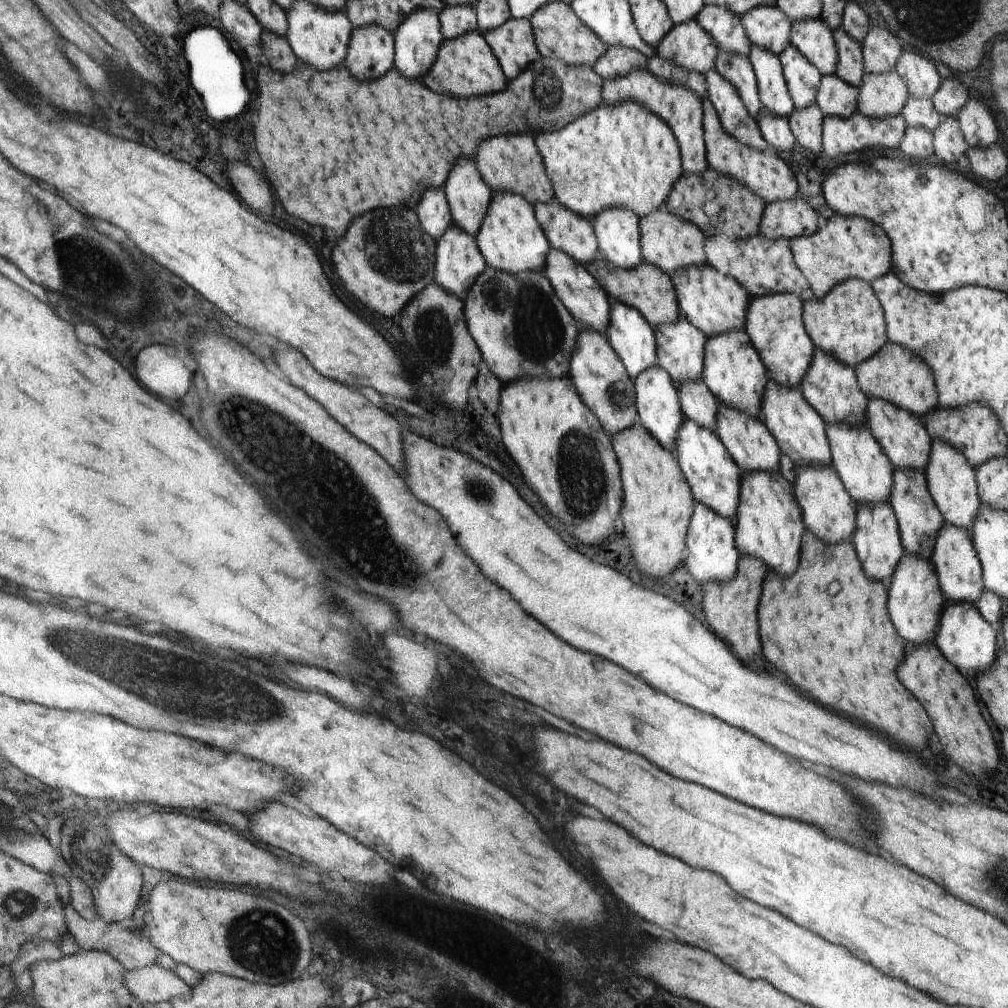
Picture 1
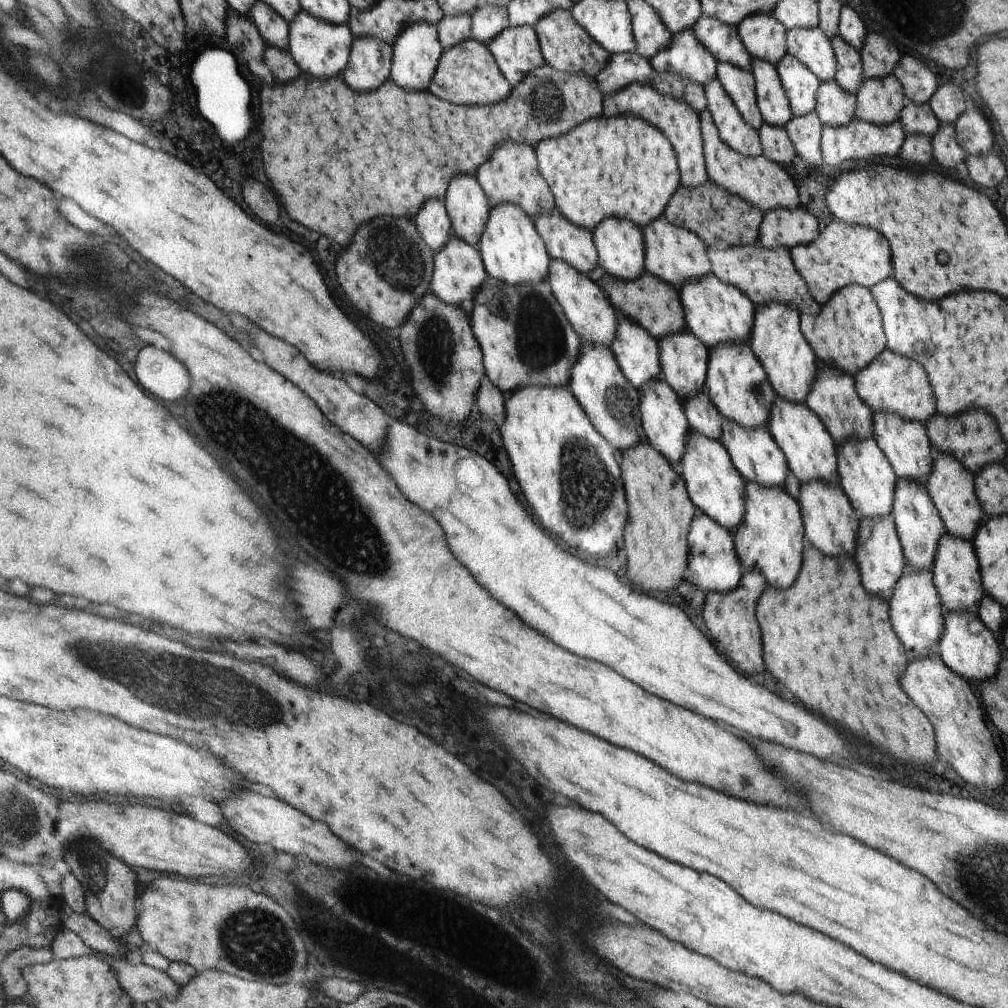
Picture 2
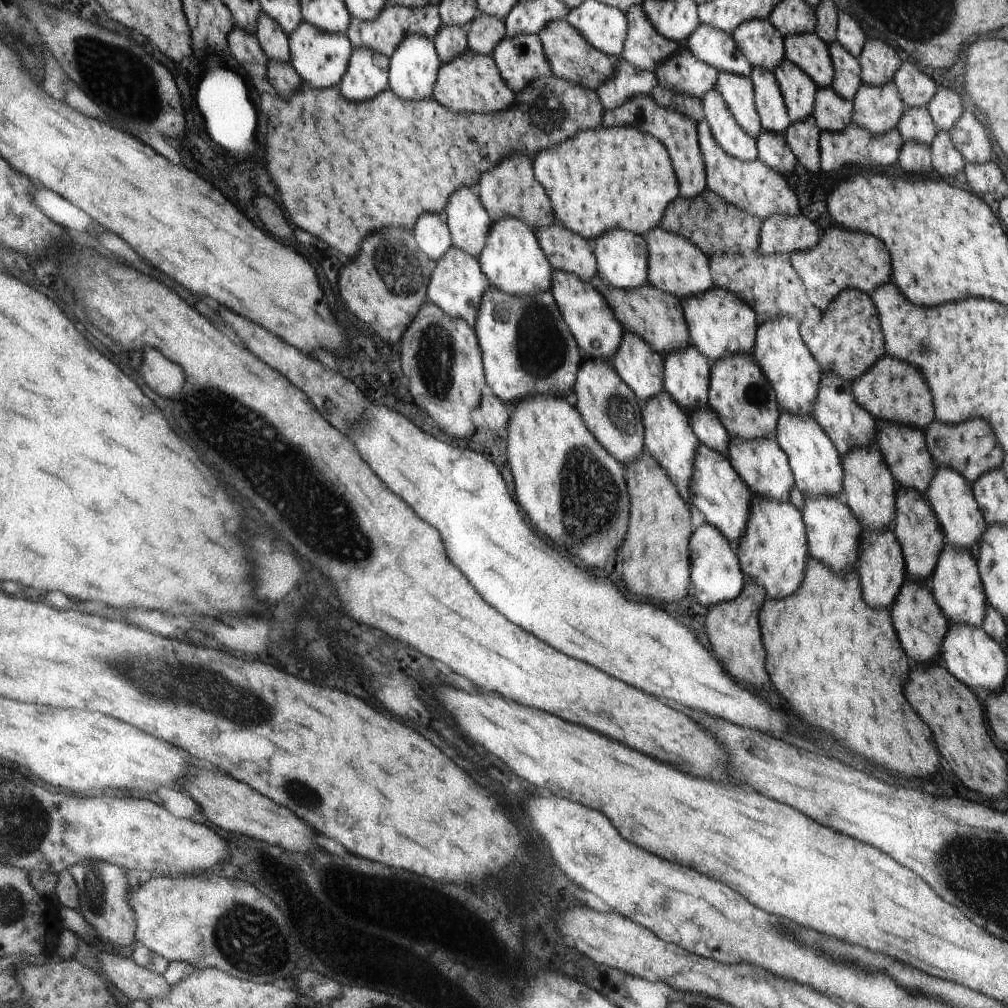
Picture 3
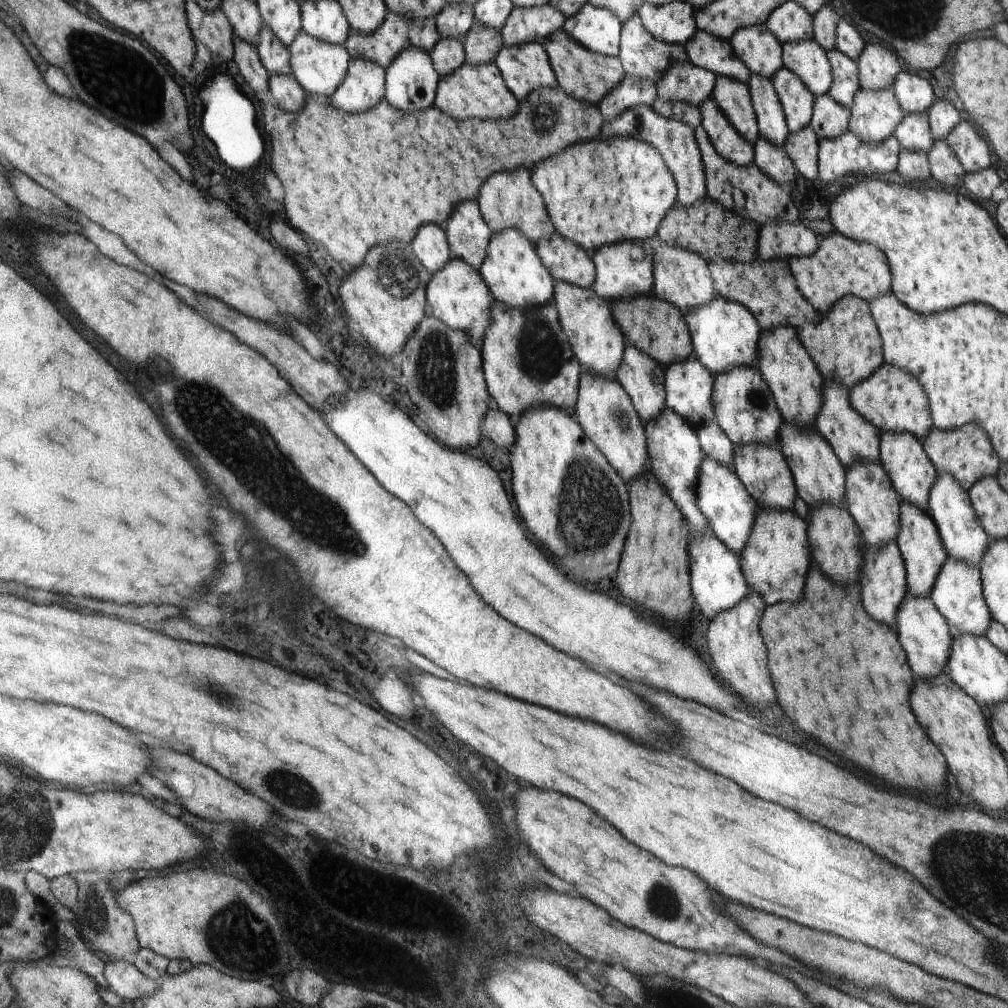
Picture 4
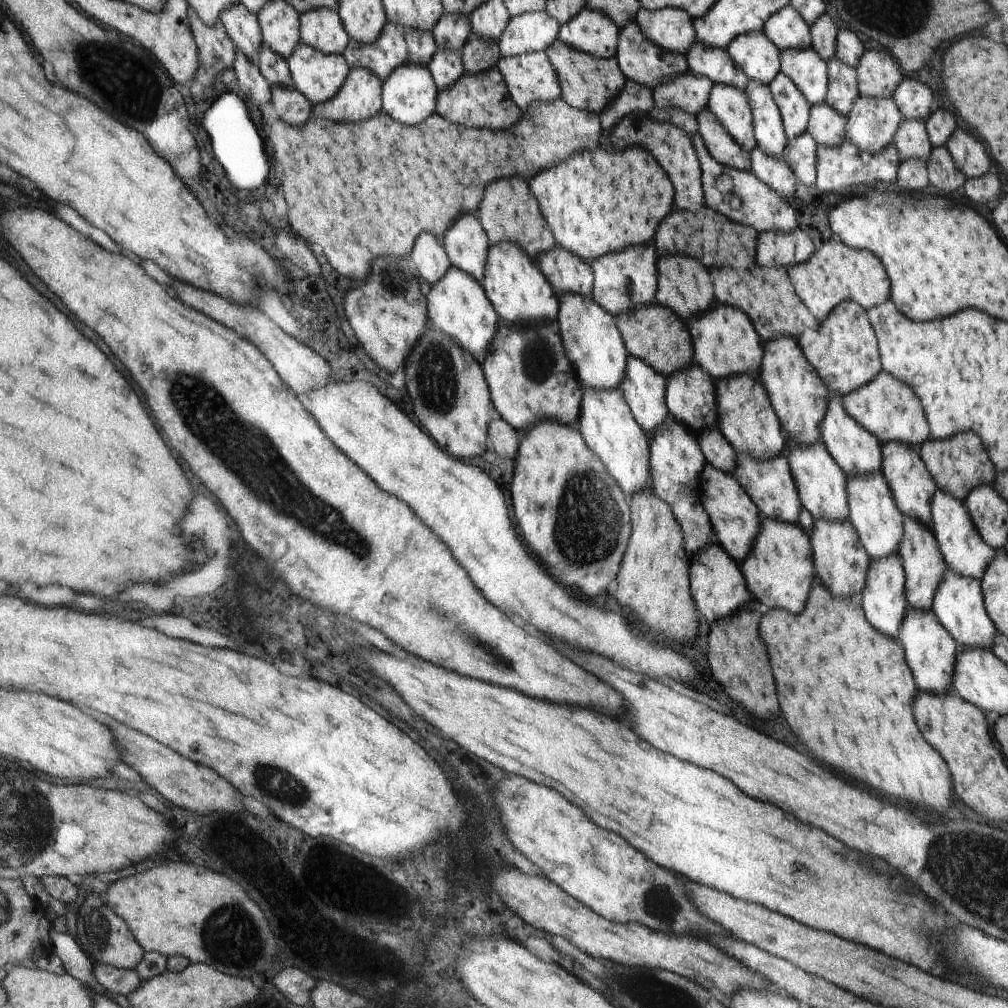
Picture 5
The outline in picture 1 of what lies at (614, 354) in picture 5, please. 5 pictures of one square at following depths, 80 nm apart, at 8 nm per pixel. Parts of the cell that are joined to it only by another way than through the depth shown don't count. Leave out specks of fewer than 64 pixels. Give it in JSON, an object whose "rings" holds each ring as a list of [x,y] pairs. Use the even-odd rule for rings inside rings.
{"rings":[[[550,249],[544,273],[548,276],[561,301],[577,320],[578,326],[582,329],[594,329],[605,334],[605,328],[610,322],[610,304],[606,300],[604,290],[600,288],[600,283],[594,280],[594,276],[590,274],[587,267],[566,254],[566,251]]]}

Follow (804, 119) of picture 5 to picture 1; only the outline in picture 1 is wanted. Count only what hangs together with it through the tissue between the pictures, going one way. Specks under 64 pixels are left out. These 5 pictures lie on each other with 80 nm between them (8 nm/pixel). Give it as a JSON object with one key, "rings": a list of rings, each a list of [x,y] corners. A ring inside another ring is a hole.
{"rings":[[[792,42],[780,54],[779,59],[784,73],[784,82],[794,108],[800,110],[814,104],[822,77],[818,67],[814,66],[805,55],[800,54]]]}

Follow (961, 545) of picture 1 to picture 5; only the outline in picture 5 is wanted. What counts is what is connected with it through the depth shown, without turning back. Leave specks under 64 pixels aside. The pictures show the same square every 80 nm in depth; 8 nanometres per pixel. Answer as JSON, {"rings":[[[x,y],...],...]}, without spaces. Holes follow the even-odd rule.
{"rings":[[[947,570],[945,580],[938,586],[937,596],[934,598],[931,610],[959,647],[988,648],[988,650],[992,648],[998,630],[986,614],[981,580],[964,578],[952,570]]]}

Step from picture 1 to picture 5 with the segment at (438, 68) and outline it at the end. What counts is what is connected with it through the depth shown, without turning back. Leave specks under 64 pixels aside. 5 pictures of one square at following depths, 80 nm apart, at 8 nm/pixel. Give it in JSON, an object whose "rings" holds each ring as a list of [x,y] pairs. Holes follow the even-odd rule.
{"rings":[[[496,67],[470,76],[465,73],[450,88],[444,88],[437,94],[436,113],[448,122],[480,130],[508,130],[516,126],[524,114],[513,101],[505,78]]]}

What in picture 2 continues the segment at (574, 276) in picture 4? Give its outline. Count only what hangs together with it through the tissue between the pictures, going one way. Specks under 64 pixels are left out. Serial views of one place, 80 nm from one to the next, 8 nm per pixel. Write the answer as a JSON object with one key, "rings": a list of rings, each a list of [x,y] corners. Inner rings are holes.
{"rings":[[[554,210],[554,214],[544,214],[533,222],[538,222],[537,232],[546,238],[546,246],[550,246],[551,260],[569,263],[582,274],[596,268],[599,255],[596,254],[596,241],[590,230],[572,224],[558,210]]]}

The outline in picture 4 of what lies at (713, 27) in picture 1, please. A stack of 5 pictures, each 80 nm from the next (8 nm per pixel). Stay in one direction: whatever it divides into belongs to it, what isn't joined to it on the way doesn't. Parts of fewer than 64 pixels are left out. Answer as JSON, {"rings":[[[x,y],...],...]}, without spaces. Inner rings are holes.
{"rings":[[[697,30],[697,35],[685,46],[685,50],[694,66],[710,70],[715,77],[722,76],[749,84],[752,75],[738,54],[734,54],[729,41],[718,40],[712,34]]]}

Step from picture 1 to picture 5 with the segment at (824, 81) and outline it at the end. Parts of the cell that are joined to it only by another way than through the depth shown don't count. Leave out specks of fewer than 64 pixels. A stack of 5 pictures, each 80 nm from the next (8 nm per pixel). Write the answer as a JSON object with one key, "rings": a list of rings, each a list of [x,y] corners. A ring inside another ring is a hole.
{"rings":[[[824,101],[812,107],[807,132],[818,146],[840,146],[845,142],[846,118]]]}

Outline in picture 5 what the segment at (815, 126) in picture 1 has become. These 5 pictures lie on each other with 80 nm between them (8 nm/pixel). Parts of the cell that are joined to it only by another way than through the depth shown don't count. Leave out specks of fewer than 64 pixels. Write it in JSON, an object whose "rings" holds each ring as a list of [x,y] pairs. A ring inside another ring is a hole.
{"rings":[[[806,130],[800,136],[788,140],[783,153],[783,160],[790,166],[795,180],[800,180],[806,187],[814,186],[817,178],[816,164],[818,148],[818,144],[814,142]]]}

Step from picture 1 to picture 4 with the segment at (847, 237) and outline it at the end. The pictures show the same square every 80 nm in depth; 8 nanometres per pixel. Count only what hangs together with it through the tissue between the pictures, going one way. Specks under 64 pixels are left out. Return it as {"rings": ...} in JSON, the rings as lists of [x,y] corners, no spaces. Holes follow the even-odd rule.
{"rings":[[[836,231],[820,239],[817,253],[808,258],[792,258],[788,264],[794,266],[794,278],[798,278],[798,286],[802,286],[802,294],[810,298],[810,306],[819,317],[830,314],[837,302],[844,297],[856,296],[860,299],[864,298],[868,303],[891,291],[892,276],[884,252],[868,242],[854,242],[853,239]]]}

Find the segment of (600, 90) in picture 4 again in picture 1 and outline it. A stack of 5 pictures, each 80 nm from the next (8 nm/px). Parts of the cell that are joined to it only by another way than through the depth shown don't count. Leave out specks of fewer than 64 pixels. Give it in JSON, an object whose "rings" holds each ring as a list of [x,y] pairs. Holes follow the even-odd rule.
{"rings":[[[550,1],[529,20],[536,35],[537,49],[540,56],[560,59],[569,65],[590,65],[606,52],[609,46],[578,16],[568,3]]]}

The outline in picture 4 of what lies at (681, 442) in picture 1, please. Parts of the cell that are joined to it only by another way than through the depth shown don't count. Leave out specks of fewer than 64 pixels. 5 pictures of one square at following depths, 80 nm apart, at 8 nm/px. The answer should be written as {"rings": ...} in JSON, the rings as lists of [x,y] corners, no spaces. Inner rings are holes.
{"rings":[[[706,458],[701,466],[698,495],[698,504],[709,520],[716,538],[720,539],[729,550],[734,550],[734,554],[744,553],[753,534],[759,508],[757,500],[749,494],[748,488],[738,479],[736,472],[732,467],[724,466],[712,458]]]}

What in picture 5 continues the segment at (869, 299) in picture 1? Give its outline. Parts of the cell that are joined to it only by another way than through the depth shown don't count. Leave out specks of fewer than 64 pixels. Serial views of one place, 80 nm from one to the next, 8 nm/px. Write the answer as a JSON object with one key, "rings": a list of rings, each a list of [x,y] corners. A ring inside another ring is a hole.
{"rings":[[[842,302],[819,324],[818,330],[806,330],[797,342],[802,354],[829,387],[830,394],[846,396],[853,393],[872,382],[882,371],[874,326],[870,326],[868,311],[856,302]]]}

